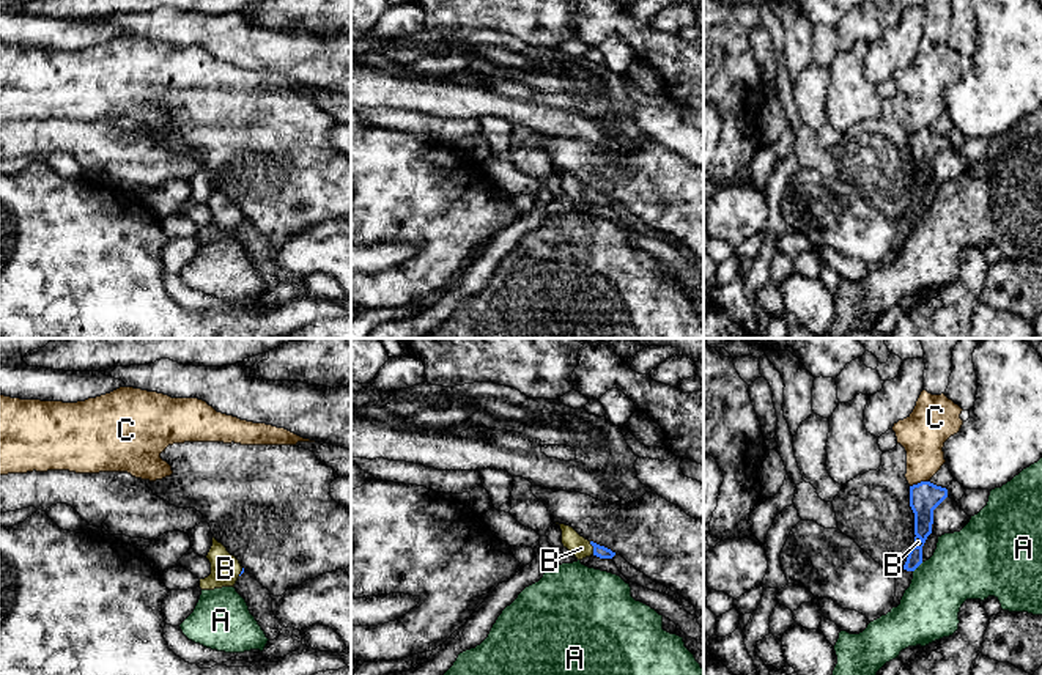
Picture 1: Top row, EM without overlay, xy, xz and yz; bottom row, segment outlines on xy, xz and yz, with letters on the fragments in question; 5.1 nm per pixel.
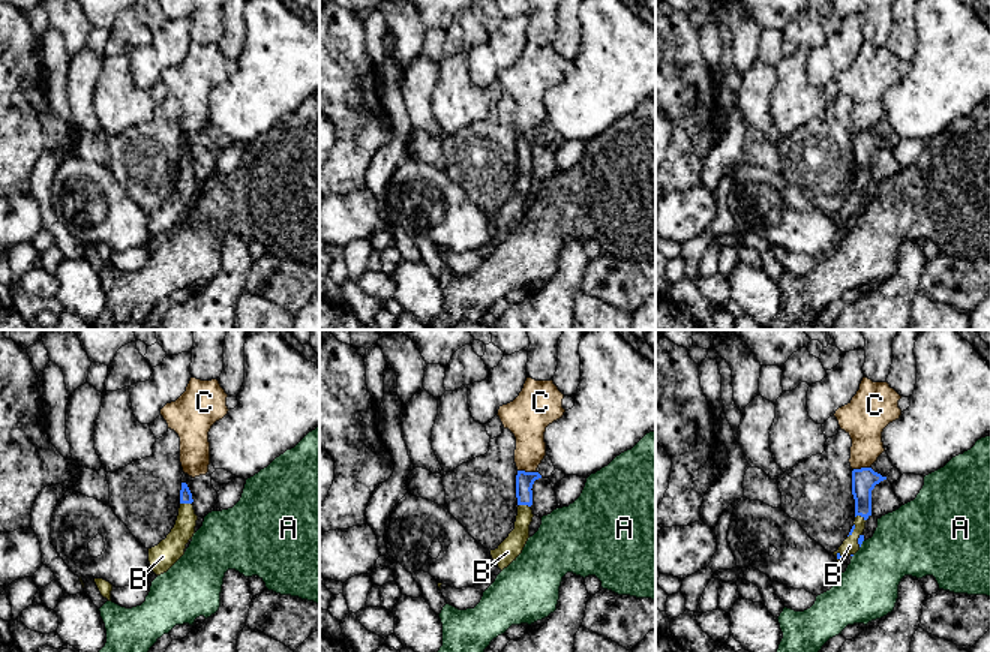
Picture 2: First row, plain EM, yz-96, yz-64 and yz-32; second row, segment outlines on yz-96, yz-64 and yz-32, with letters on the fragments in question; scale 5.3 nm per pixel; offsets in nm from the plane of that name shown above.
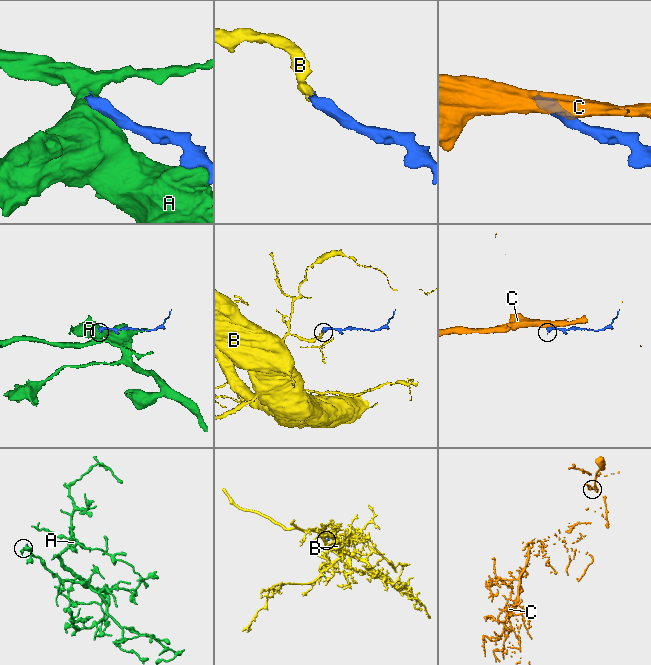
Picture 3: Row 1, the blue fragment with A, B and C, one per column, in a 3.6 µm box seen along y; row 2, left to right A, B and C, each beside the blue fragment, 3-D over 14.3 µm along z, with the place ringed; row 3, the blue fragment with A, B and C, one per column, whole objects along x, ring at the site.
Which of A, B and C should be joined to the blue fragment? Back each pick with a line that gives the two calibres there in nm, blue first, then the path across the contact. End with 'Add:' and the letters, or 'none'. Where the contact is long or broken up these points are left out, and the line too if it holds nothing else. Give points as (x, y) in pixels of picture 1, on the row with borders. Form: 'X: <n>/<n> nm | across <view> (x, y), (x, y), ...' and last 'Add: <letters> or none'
B: 60/110 nm | across xz (600, 551), (594, 548), (581, 548)
Add: B

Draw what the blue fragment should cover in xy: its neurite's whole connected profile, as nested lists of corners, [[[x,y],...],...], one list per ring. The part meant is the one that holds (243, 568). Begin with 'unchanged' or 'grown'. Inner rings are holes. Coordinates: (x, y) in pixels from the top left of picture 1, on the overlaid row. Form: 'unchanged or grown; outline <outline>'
grown; outline [[[214,537],[206,559],[211,563],[211,574],[205,579],[200,579],[201,590],[235,587],[238,577],[244,573],[239,560],[231,555]]]

